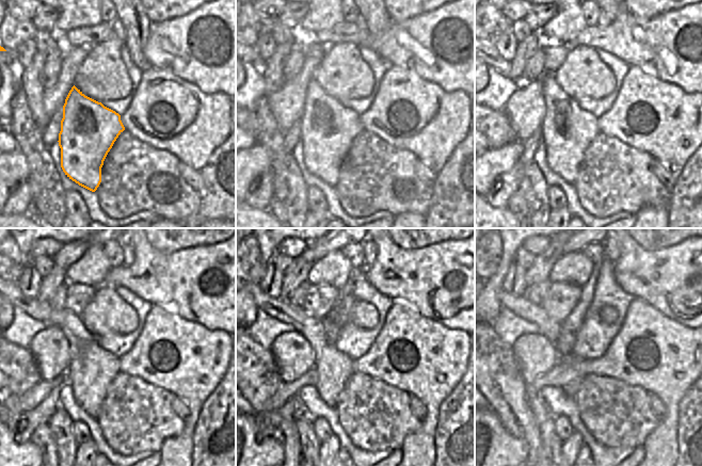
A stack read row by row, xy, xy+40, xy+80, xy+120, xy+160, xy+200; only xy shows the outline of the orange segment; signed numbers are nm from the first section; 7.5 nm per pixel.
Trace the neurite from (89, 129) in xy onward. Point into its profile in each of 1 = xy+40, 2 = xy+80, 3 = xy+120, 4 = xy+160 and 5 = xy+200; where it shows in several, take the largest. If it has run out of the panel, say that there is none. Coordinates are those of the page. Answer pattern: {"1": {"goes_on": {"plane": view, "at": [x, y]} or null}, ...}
{"1": {"goes_on": {"plane": "xy+40", "at": [326, 128]}}, "2": {"goes_on": {"plane": "xy+80", "at": [567, 131]}}, "3": {"goes_on": {"plane": "xy+120", "at": [92, 368]}}, "4": {"goes_on": {"plane": "xy+160", "at": [334, 368]}}, "5": {"goes_on": {"plane": "xy+200", "at": [521, 306]}}}

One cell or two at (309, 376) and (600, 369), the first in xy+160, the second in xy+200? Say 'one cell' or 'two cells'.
one cell

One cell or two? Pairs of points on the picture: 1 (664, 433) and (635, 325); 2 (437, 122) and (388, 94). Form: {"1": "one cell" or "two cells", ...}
{"1": "one cell", "2": "one cell"}

